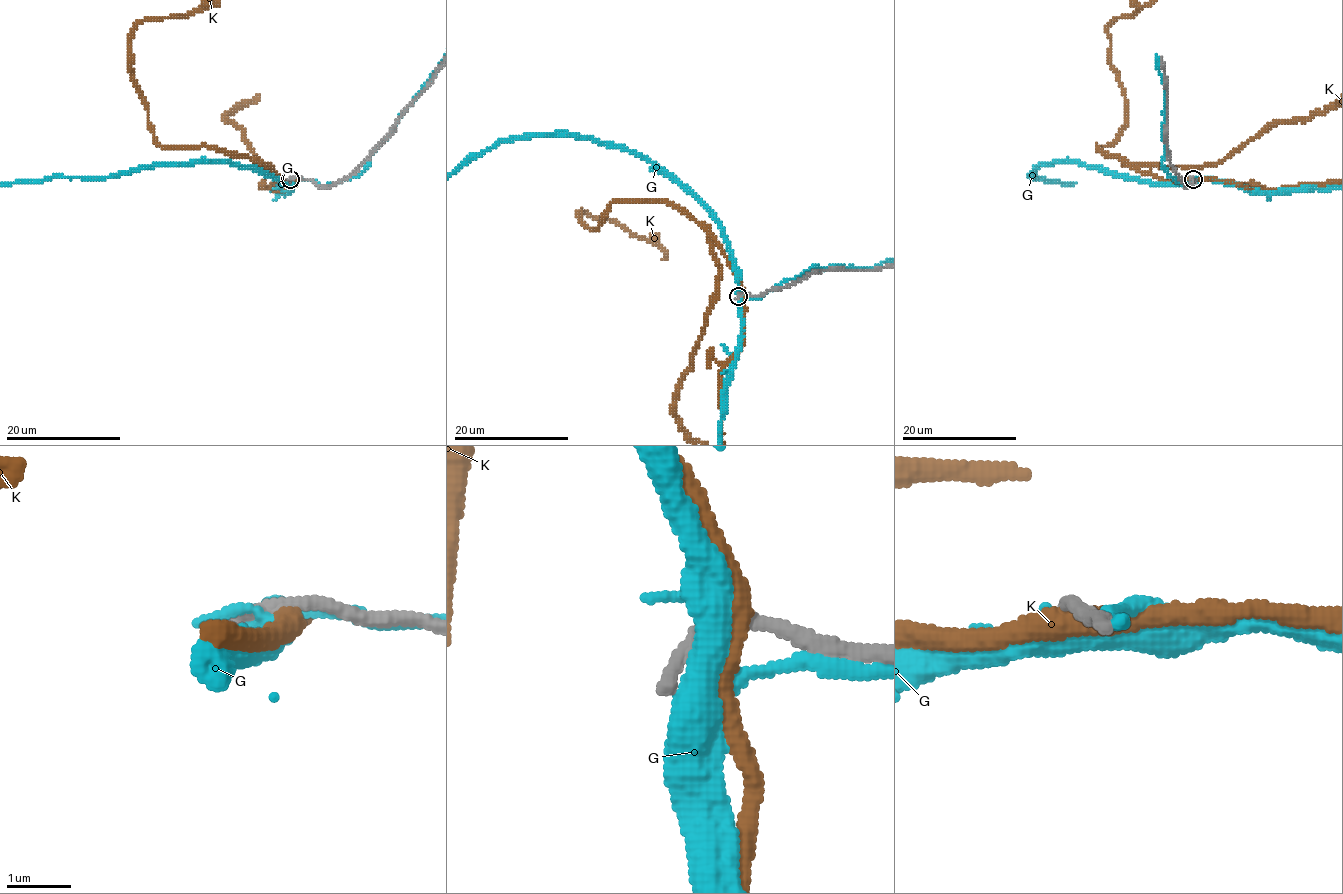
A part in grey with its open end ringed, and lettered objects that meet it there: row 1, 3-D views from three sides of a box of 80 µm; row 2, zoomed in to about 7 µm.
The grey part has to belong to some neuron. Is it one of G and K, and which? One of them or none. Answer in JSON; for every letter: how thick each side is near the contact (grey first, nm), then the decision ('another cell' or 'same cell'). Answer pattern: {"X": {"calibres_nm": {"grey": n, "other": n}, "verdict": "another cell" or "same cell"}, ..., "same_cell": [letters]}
{"G": {"calibres_nm": {"grey": 320, "other": 440}, "verdict": "another cell"}, "K": {"calibres_nm": {"grey": 220, "other": 360}, "verdict": "another cell"}, "same_cell": []}

